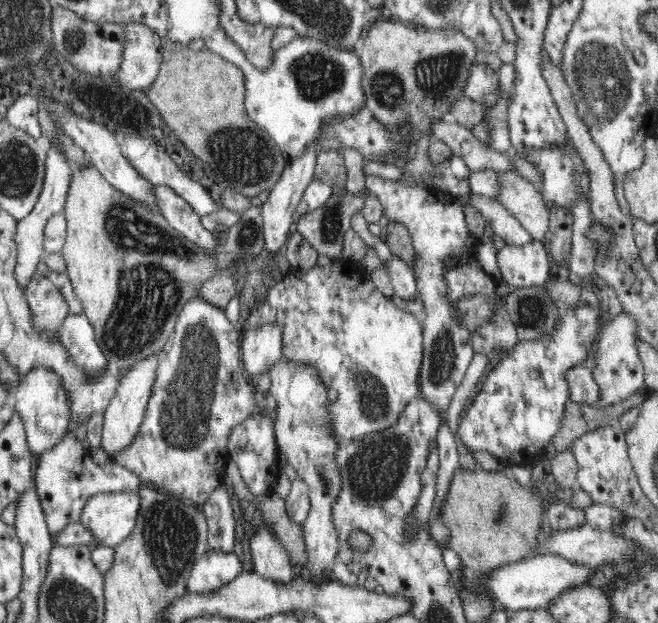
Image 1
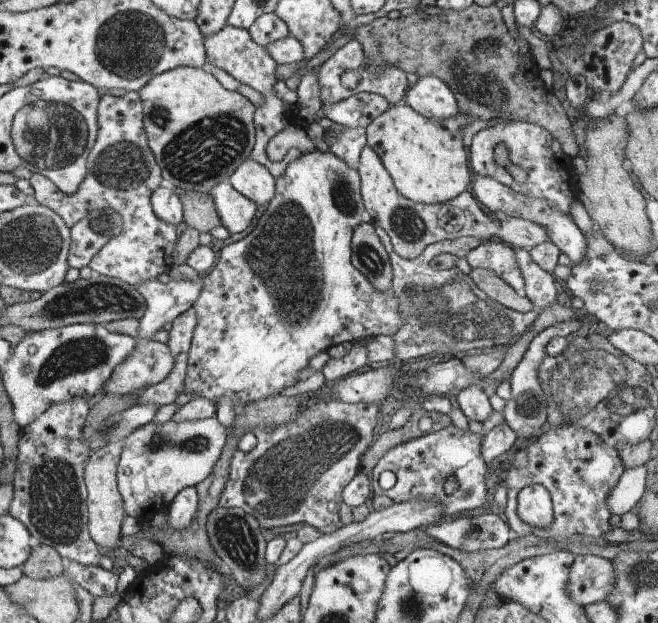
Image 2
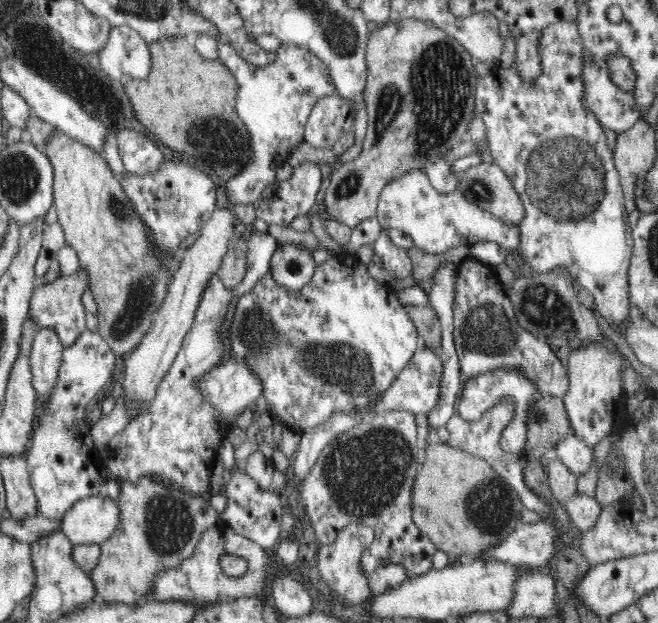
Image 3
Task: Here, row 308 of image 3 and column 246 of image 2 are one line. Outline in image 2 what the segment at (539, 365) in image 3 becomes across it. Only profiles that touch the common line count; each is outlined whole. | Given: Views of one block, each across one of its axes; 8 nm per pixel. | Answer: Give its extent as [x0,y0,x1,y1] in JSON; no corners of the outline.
[219,396,381,535]

